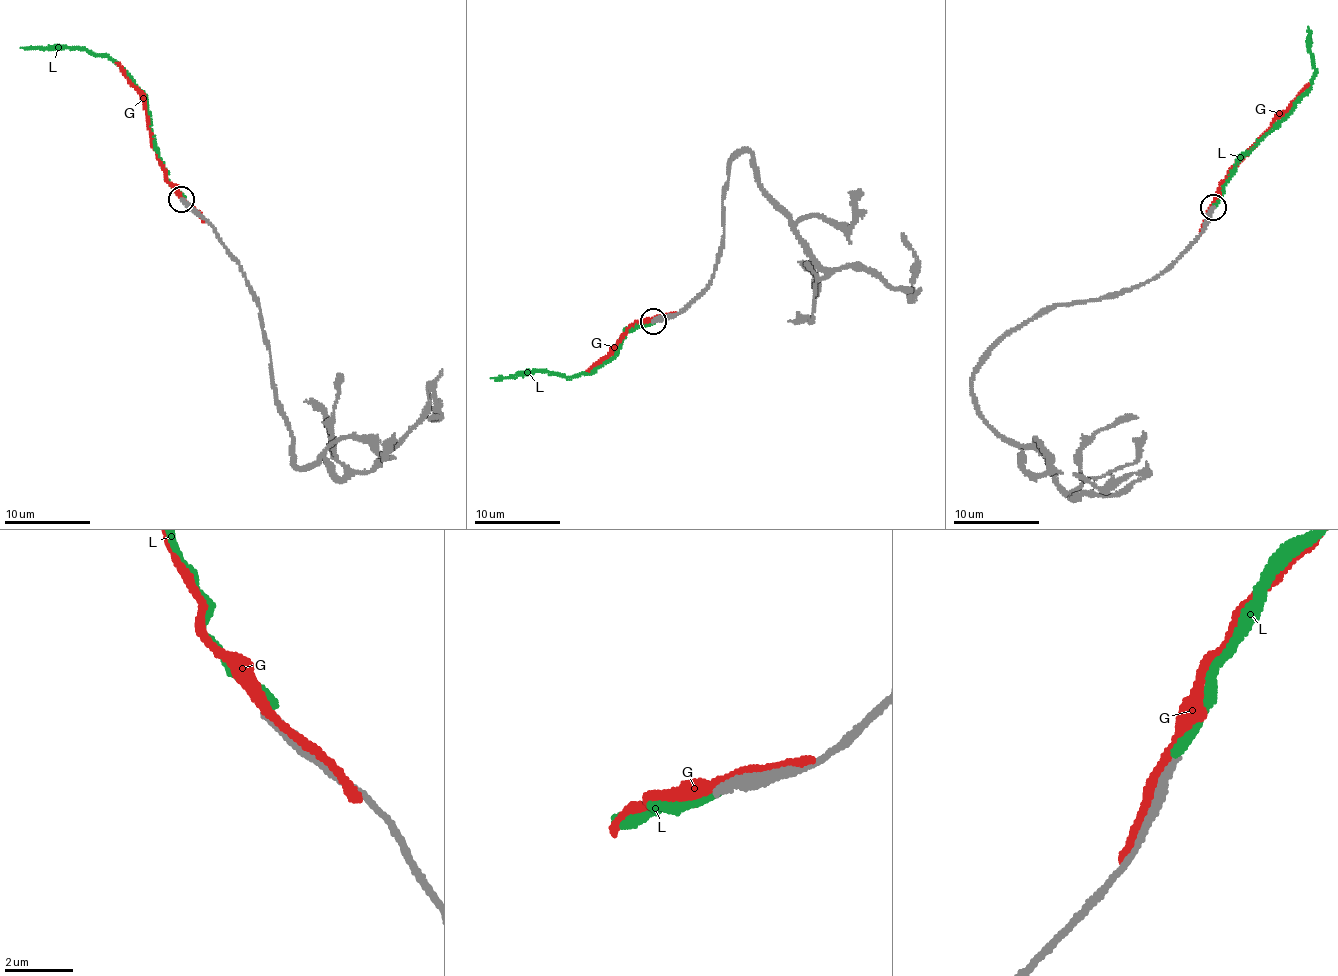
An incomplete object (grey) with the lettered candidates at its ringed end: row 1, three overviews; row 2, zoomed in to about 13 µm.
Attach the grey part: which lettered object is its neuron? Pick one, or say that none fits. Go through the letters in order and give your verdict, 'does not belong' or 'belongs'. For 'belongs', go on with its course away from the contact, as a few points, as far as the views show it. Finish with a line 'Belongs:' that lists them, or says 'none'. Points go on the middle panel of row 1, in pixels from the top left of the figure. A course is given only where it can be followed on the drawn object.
G: does not belong
L: does not belong
Belongs: none

